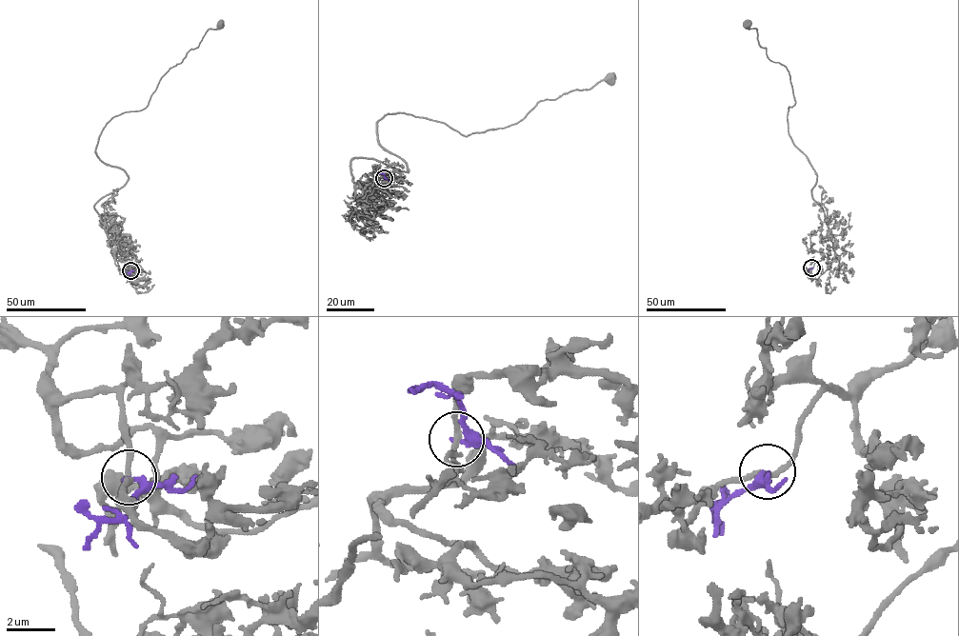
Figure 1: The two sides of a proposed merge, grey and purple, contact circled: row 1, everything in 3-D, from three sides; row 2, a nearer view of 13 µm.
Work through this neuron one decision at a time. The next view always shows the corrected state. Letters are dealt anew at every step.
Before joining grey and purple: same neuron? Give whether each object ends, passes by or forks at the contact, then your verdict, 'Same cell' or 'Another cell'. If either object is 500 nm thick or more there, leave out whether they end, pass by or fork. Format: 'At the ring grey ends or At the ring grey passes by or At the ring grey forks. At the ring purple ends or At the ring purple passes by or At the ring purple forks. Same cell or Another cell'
At the ring grey passes by. At the ring purple passes by. Another cell

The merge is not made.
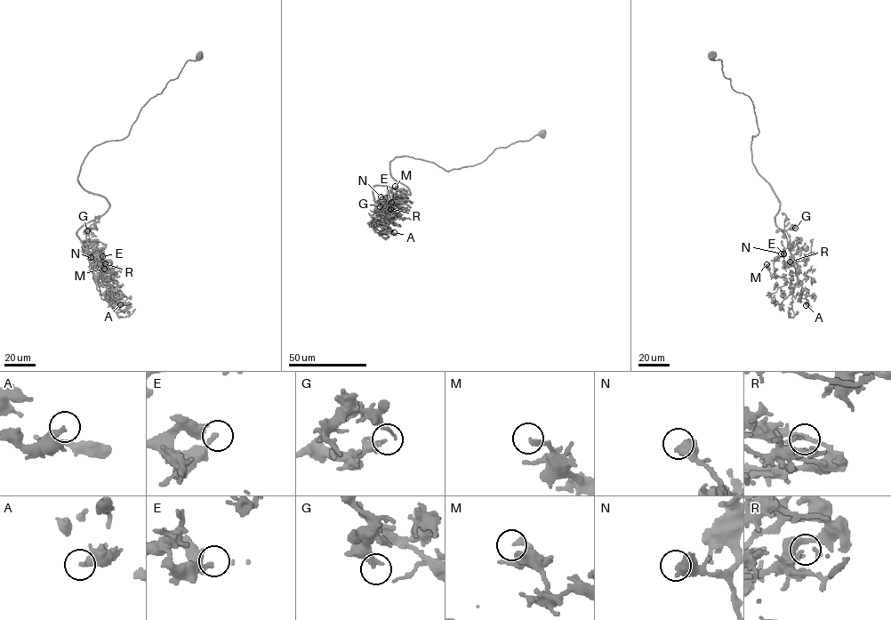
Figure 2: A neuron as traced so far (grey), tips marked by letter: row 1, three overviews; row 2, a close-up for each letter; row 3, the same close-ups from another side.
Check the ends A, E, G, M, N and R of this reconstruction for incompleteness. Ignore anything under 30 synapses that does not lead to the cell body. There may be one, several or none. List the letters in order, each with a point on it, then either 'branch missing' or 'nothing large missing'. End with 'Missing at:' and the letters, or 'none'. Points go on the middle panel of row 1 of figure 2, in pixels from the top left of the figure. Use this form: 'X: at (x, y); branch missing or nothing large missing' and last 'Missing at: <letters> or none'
A: at (394, 232); nothing large missing
E: at (391, 202); nothing large missing
G: at (380, 206); nothing large missing
M: at (395, 186); nothing large missing
N: at (381, 197); nothing large missing
R: at (390, 209); nothing large missing
Missing at: none

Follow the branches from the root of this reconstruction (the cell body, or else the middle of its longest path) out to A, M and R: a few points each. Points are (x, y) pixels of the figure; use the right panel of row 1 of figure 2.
A: (711, 56), (752, 101), (759, 132), (752, 163), (780, 203), (776, 225), (806, 305)
M: (711, 56), (752, 101), (759, 132), (752, 163), (780, 203), (774, 220), (797, 282), (774, 277), (766, 264)
R: (711, 56), (752, 101), (759, 132), (752, 161), (780, 203), (776, 225), (798, 267), (790, 261)

